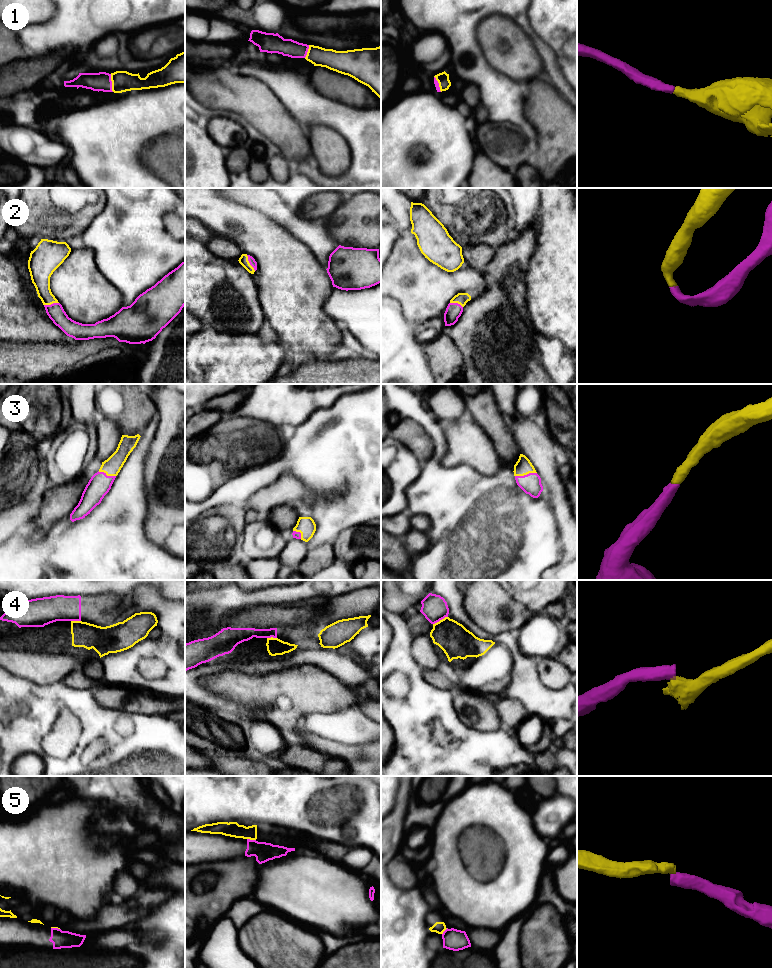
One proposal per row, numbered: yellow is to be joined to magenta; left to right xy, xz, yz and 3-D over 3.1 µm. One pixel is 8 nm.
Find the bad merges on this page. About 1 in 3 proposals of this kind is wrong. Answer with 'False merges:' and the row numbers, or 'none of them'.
False merges: 4, 5

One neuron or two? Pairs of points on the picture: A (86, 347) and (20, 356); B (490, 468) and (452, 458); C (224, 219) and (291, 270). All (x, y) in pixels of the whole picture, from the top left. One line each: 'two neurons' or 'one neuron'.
A: one neuron
B: one neuron
C: one neuron

